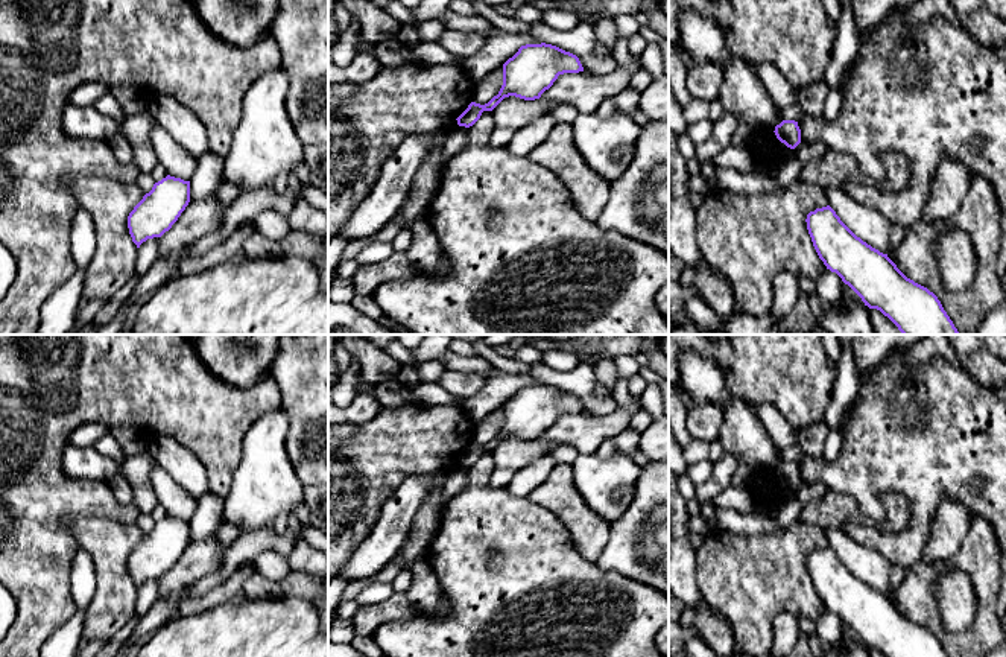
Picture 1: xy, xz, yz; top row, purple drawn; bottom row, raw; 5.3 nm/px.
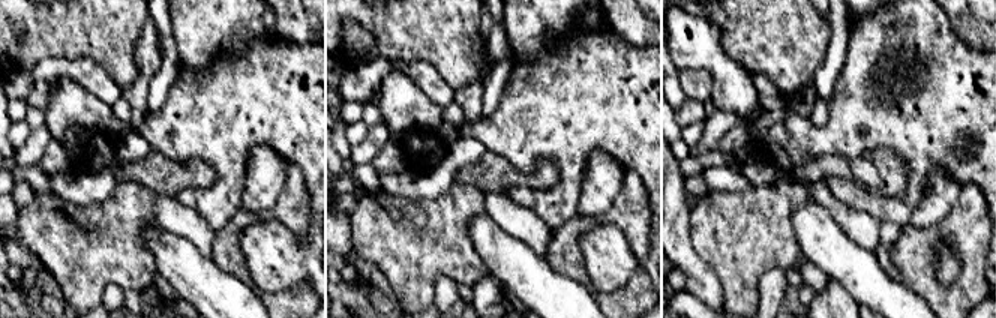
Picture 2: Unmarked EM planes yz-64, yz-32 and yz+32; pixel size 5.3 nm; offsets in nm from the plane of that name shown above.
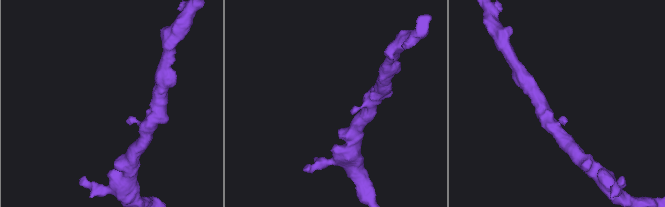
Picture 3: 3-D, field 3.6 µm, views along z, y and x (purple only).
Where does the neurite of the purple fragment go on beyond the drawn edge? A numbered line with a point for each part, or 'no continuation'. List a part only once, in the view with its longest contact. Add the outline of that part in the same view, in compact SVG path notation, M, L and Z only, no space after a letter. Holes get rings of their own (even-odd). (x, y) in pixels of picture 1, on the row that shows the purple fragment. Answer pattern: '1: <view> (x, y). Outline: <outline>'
no continuation

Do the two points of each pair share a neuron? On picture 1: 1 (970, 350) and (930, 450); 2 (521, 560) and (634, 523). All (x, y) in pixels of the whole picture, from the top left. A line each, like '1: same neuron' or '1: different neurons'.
1: different neurons
2: different neurons

